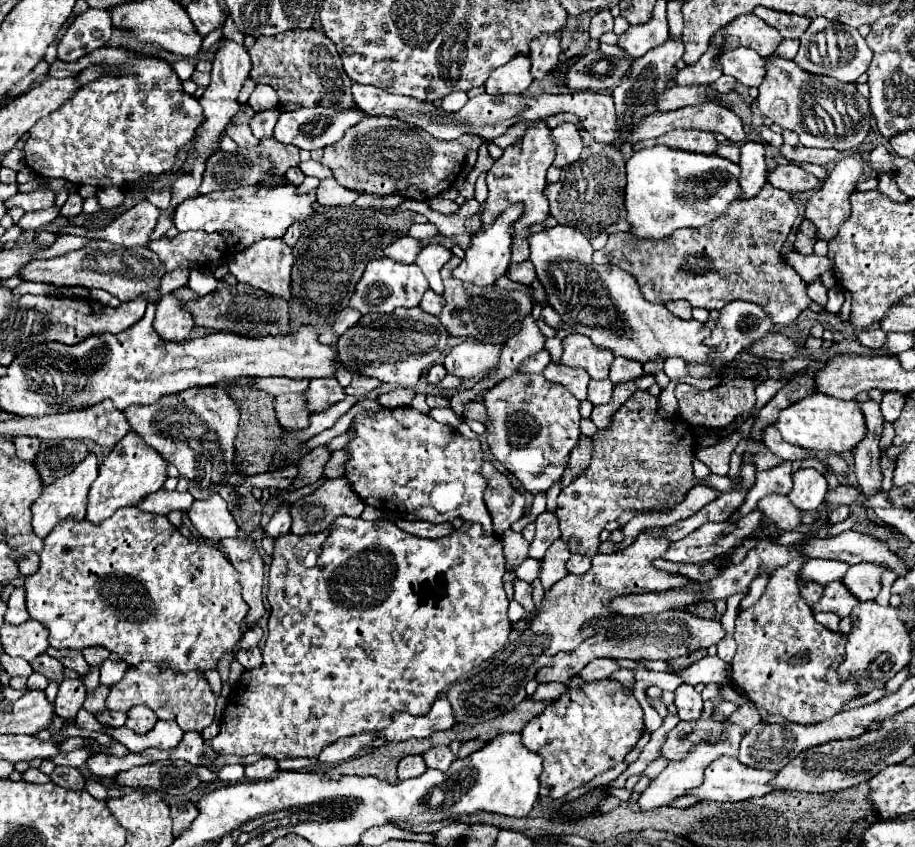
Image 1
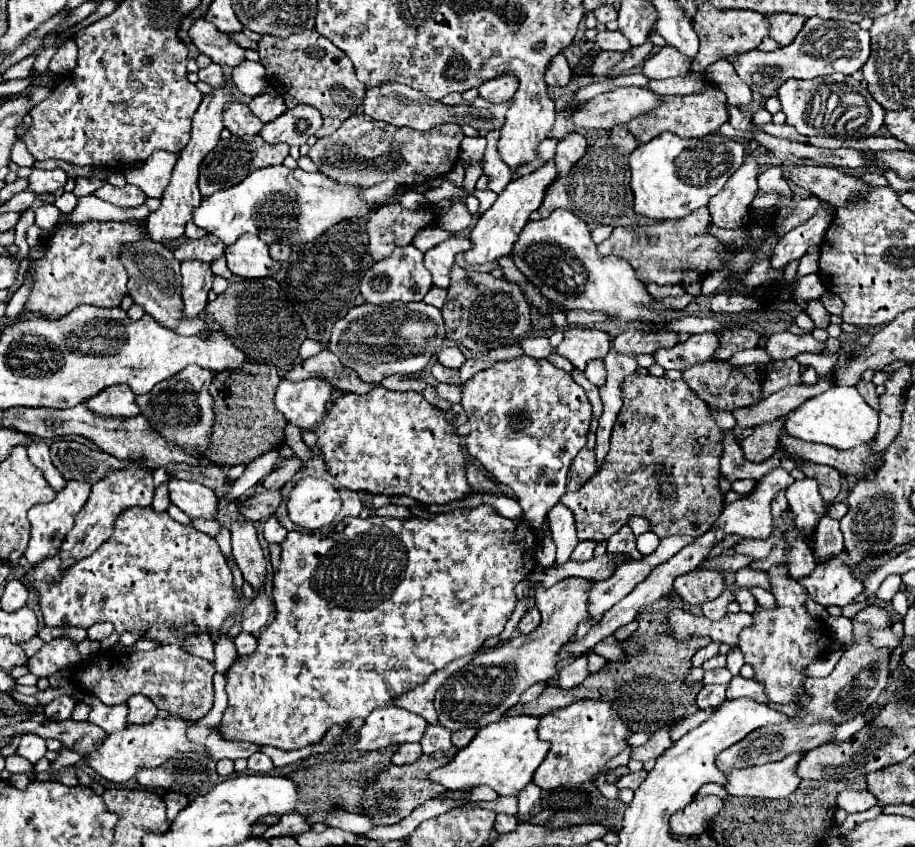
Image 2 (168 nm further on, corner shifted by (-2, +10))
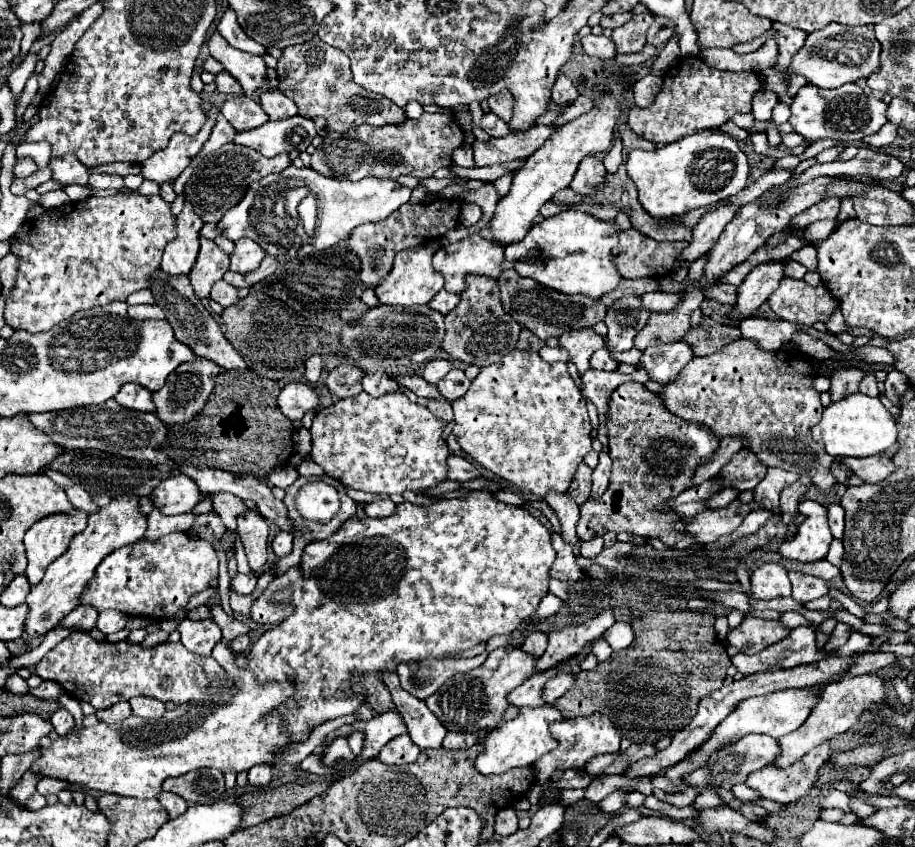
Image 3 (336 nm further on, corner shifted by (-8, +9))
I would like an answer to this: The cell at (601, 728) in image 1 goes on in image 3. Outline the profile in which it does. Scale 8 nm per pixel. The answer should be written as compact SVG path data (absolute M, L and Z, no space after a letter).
M592 713L588 717L562 719L562 721L550 725L550 733L558 741L558 747L552 753L548 753L544 759L538 759L534 763L536 777L544 779L544 781L536 781L540 785L550 781L556 771L568 771L568 769L584 771L584 767L590 759L594 759L598 755L604 755L604 753L614 753L614 751L620 749L620 733L614 727L614 723L602 713Z

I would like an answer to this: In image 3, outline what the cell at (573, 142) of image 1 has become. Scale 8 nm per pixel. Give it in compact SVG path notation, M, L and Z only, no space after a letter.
M594 153L586 155L578 165L578 171L574 173L574 179L572 179L570 187L578 193L594 191L602 183L604 173L606 173L606 169L604 169L602 159L598 159Z

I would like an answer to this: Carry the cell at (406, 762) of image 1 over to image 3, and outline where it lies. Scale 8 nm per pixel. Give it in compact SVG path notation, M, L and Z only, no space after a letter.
M400 735L384 745L378 759L386 765L408 765L416 761L418 755L420 755L420 749L416 747L416 743L408 735Z

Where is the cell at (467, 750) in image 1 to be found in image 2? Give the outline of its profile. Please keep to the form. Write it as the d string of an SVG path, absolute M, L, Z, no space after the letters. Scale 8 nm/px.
M476 728L456 730L456 732L452 732L452 744L454 744L456 748L464 748L464 746L468 746L468 742L474 738L474 734L476 734Z

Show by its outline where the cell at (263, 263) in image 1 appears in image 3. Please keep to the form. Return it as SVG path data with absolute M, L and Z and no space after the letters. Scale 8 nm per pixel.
M240 239L230 255L230 271L250 273L260 267L266 251L252 239Z

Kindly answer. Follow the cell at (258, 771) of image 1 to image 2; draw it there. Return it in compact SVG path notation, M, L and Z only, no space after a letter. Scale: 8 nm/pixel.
M256 752L248 758L248 770L256 772L256 774L268 774L272 768L274 768L274 764L264 752Z

